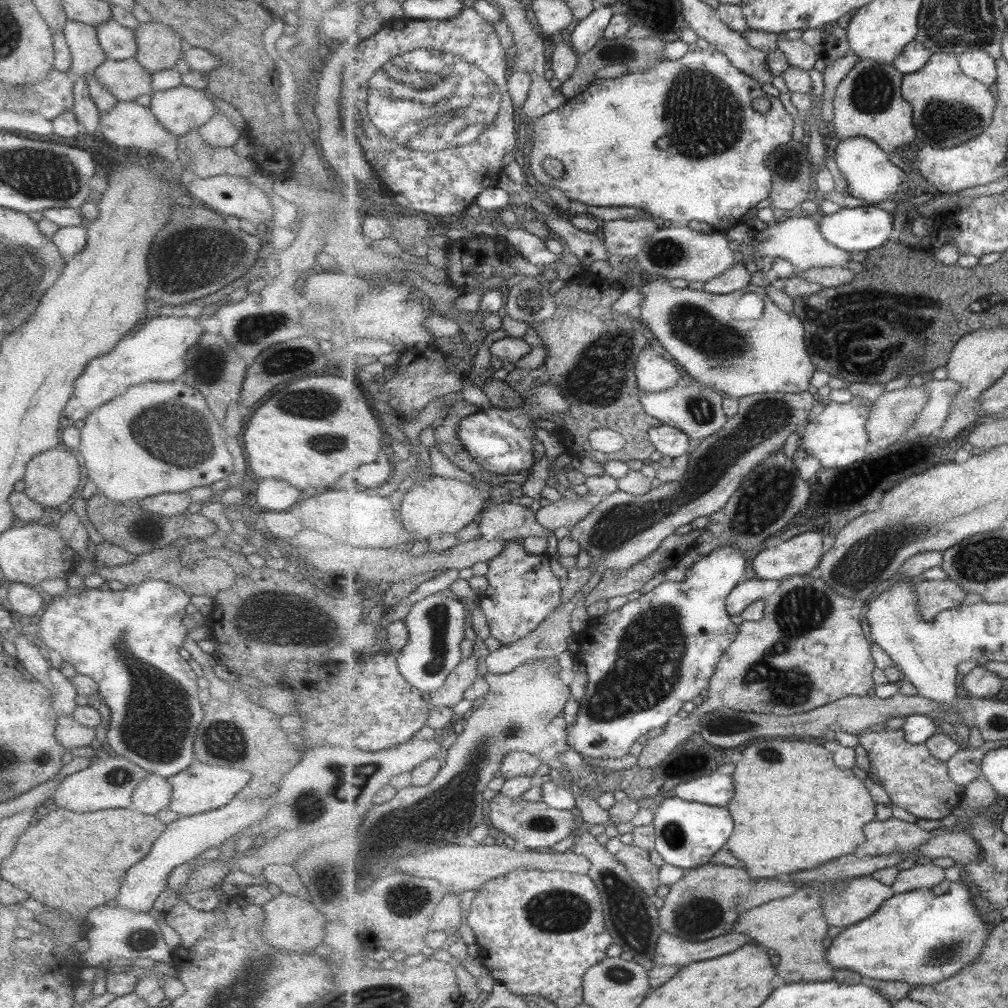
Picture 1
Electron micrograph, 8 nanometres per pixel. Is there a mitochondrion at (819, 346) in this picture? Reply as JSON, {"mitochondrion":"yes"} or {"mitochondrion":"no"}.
{"mitochondrion":"no"}

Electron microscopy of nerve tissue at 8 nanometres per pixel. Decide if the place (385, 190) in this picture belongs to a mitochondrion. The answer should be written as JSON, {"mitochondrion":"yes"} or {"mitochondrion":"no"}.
{"mitochondrion":"no"}

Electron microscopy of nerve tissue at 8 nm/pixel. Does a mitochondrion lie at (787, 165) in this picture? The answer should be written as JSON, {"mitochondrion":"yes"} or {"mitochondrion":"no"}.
{"mitochondrion":"yes"}

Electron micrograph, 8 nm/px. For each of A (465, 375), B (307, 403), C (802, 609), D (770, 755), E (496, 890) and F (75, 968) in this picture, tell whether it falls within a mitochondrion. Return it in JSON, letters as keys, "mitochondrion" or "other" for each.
{"A":"other","B":"mitochondrion","C":"mitochondrion","D":"mitochondrion","E":"other","F":"other"}

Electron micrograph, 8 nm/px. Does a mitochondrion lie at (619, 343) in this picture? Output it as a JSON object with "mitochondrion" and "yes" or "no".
{"mitochondrion":"yes"}

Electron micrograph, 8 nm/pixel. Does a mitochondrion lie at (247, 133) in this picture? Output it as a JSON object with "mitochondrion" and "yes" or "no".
{"mitochondrion":"no"}

